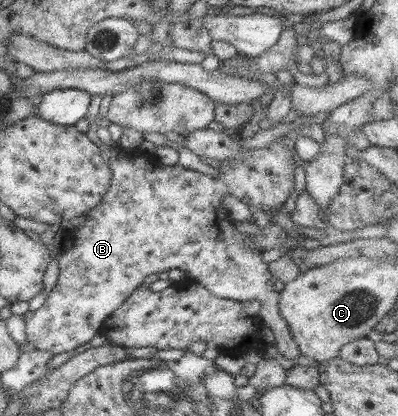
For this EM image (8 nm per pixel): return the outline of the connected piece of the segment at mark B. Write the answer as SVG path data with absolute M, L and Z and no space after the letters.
M279 138L267 147L249 149L241 161L237 159L221 161L215 178L185 169L178 163L174 166L163 166L153 153L148 152L131 154L116 160L108 159L110 180L107 192L97 207L83 215L81 228L63 233L56 283L40 308L33 312L27 311L23 315L28 347L47 350L53 355L74 350L101 332L103 322L143 283L145 276L177 268L183 270L198 285L217 298L238 301L241 304L249 300L259 302L257 320L261 326L273 333L274 346L278 353L293 363L301 353L291 337L287 324L281 319L277 307L278 292L273 289L273 277L267 270L267 263L263 263L258 250L248 248L250 246L246 244L248 235L241 234L235 229L234 222L222 204L224 197L229 196L258 213L281 207L289 198L291 188L294 188L293 164L291 151Z

